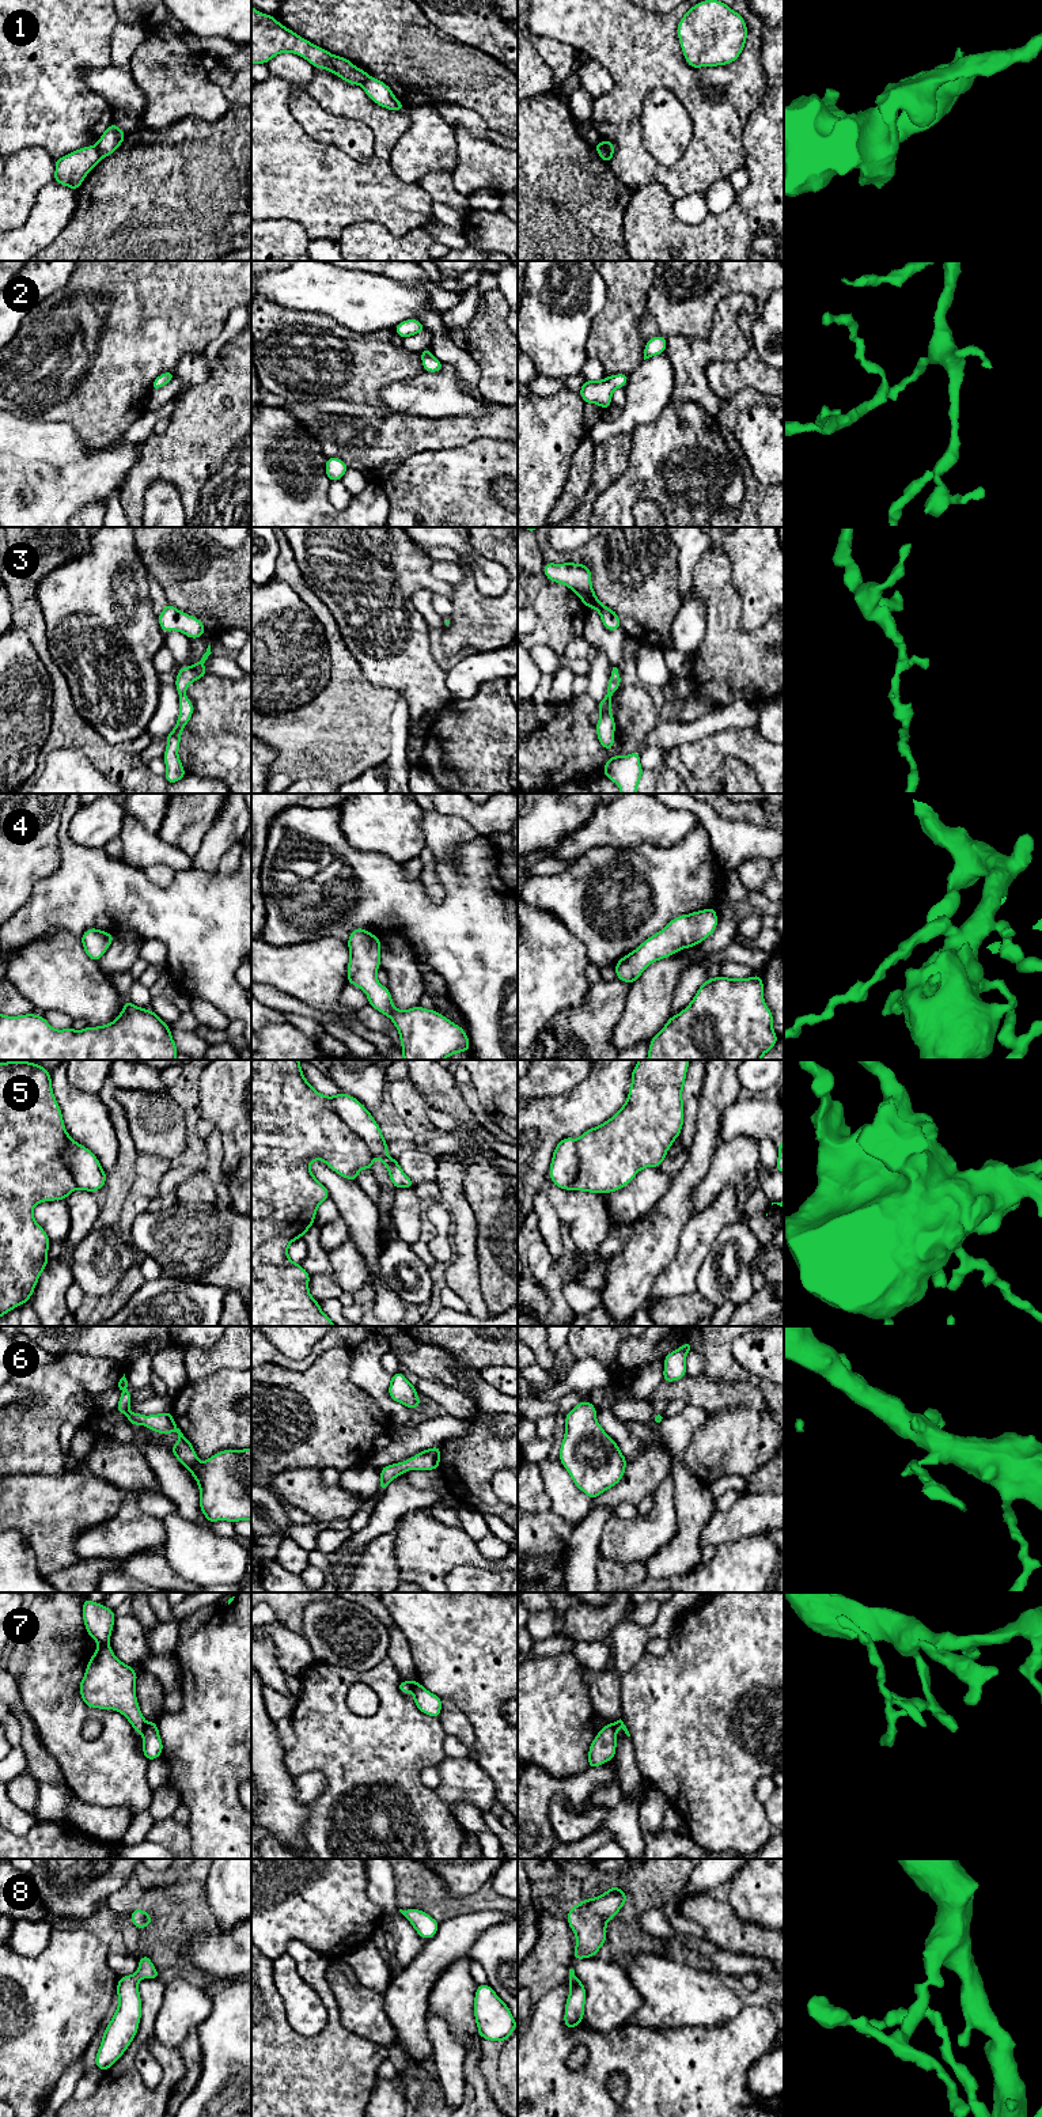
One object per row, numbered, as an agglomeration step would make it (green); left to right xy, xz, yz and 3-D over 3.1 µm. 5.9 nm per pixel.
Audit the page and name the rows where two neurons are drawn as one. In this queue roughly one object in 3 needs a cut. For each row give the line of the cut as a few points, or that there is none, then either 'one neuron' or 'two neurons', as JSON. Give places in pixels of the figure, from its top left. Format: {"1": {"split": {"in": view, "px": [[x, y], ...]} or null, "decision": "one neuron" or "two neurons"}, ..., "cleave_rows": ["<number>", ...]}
{"1": {"split": {"in": "yz", "px": [[601, 141], [612, 156]]}, "decision": "two neurons"}, "2": {"split": null, "decision": "one neuron"}, "3": {"split": null, "decision": "one neuron"}, "4": {"split": null, "decision": "one neuron"}, "5": {"split": null, "decision": "one neuron"}, "6": {"split": null, "decision": "one neuron"}, "7": {"split": {"in": "xy", "px": [[147, 1723], [141, 1731]]}, "decision": "two neurons"}, "8": {"split": null, "decision": "one neuron"}, "cleave_rows": ["1", "7"]}

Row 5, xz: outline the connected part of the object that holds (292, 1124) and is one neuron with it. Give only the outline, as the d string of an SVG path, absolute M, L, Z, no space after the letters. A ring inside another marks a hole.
M251 1060L251 1326L336 1326L331 1319L321 1310L308 1289L310 1275L300 1264L295 1264L288 1257L288 1246L302 1238L311 1226L321 1203L329 1198L329 1190L311 1173L312 1160L323 1160L333 1171L346 1179L357 1182L357 1173L363 1169L372 1170L374 1159L379 1158L386 1166L390 1179L395 1189L414 1188L413 1181L403 1173L397 1159L387 1154L387 1141L383 1139L380 1126L371 1113L355 1097L340 1092L334 1097L326 1097L310 1086L304 1078L299 1060Z

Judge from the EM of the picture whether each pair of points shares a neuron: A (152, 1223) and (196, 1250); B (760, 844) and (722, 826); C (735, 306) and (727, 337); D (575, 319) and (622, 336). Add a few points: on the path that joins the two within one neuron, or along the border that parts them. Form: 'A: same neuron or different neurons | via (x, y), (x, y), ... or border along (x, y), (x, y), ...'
A: same neuron | via (163, 1234), (185, 1239)
B: same neuron | via (750, 840), (734, 839), (731, 836)
C: same neuron | via (727, 314), (727, 329)
D: different neurons | border along (606, 296), (605, 306), (593, 321), (586, 356)

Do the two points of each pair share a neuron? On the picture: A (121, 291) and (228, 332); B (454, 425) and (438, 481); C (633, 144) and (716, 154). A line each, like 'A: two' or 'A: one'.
A: two
B: two
C: one

